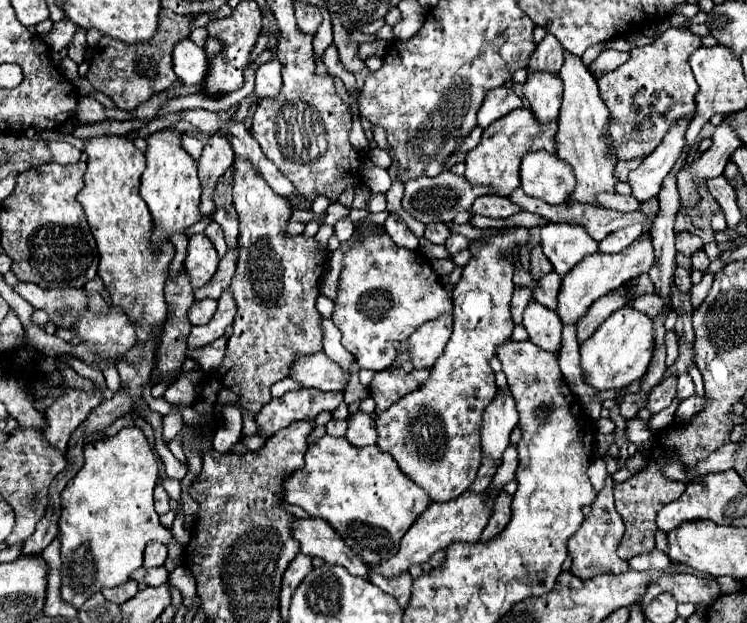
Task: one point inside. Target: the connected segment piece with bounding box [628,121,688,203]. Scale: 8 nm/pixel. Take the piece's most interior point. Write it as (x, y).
(645, 181)

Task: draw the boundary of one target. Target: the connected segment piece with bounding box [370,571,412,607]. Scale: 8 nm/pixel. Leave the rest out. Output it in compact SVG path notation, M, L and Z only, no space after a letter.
M370 571L370 581L374 585L378 585L382 591L390 593L400 607L406 607L408 601L410 601L410 595L412 595L412 577L410 573L402 573L400 577L394 577L394 579L386 579L374 571Z

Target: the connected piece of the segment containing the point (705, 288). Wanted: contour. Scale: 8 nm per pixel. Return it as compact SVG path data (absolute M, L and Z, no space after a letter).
M706 273L698 285L692 285L692 289L690 289L692 309L696 309L698 303L702 303L702 299L706 299L706 293L710 293L710 287L712 287L712 279L714 279L714 275Z

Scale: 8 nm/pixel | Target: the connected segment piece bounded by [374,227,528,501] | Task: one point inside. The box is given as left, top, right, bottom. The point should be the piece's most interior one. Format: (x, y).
(433, 433)

